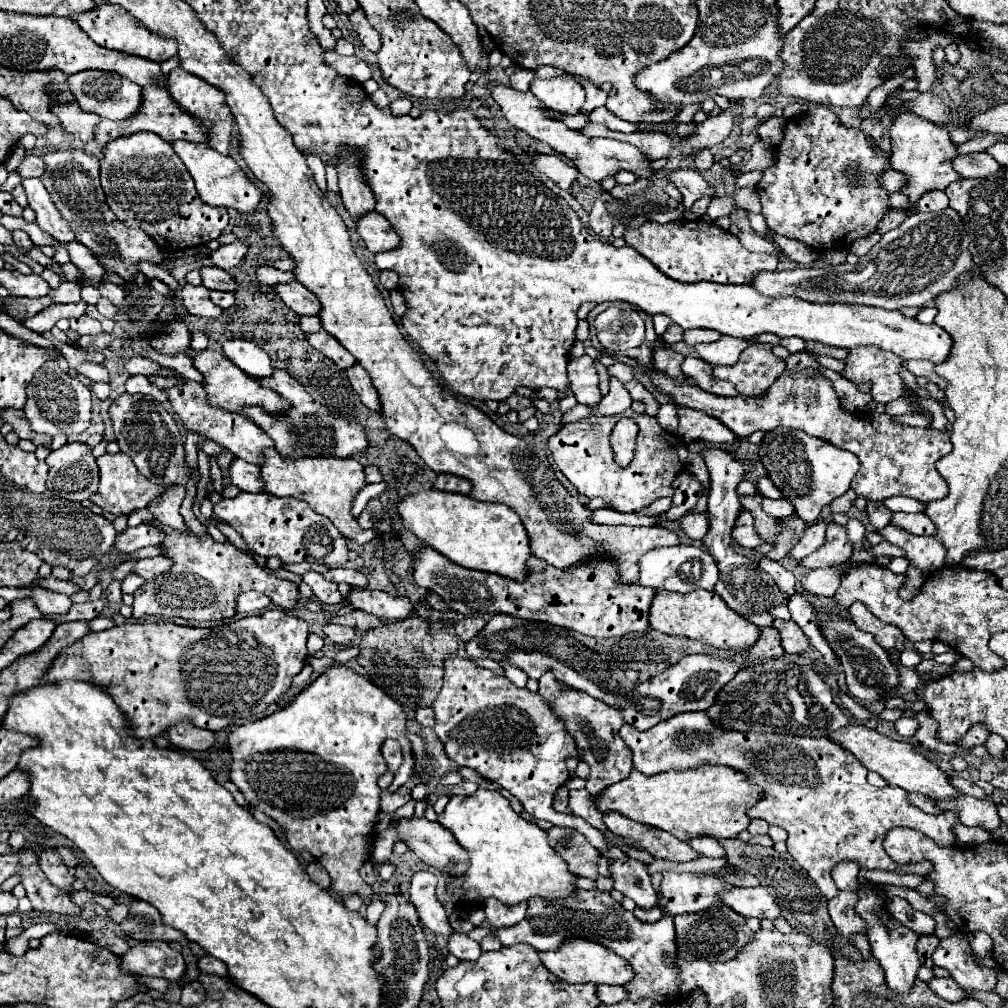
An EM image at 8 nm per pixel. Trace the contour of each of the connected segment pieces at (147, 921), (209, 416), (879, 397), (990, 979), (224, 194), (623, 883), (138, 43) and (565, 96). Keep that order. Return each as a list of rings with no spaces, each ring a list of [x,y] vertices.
[[[139,900],[129,908],[129,918],[121,924],[121,930],[129,934],[135,940],[143,942],[153,942],[153,940],[163,940],[163,942],[179,942],[183,946],[183,954],[189,956],[189,940],[185,934],[181,934],[175,928],[169,928],[163,924],[159,910],[155,910],[151,904]]]
[[[187,380],[187,384],[183,384],[183,388],[169,388],[167,390],[167,396],[171,400],[171,406],[173,406],[173,412],[179,416],[179,420],[187,426],[187,430],[191,432],[199,432],[203,436],[209,436],[211,440],[215,440],[217,444],[221,444],[223,448],[231,450],[237,458],[243,458],[251,464],[257,464],[261,466],[265,462],[265,456],[263,456],[263,450],[265,448],[271,448],[273,446],[273,440],[257,426],[253,424],[251,420],[239,416],[239,414],[233,414],[233,412],[227,412],[223,408],[217,408],[217,406],[211,406],[209,400],[207,400],[207,394],[205,394],[205,388],[199,384],[199,382],[193,382],[193,380]]]
[[[851,348],[845,378],[861,384],[861,382],[873,382],[871,396],[873,400],[881,404],[889,404],[891,400],[897,400],[903,396],[903,382],[897,374],[901,360],[891,354],[883,352],[879,348]]]
[[[955,932],[949,938],[943,938],[939,948],[933,952],[933,962],[937,966],[943,966],[951,972],[951,978],[967,992],[973,990],[983,990],[983,992],[993,992],[997,984],[997,970],[995,968],[985,968],[967,958],[969,952],[969,942],[967,934]]]
[[[177,140],[173,144],[173,148],[179,154],[179,158],[183,160],[183,164],[187,166],[189,174],[193,176],[199,196],[207,204],[235,208],[245,214],[251,214],[257,210],[257,206],[263,198],[263,192],[247,178],[247,174],[239,168],[239,164],[231,156],[223,156],[217,150],[209,148],[207,144],[193,144],[193,142],[181,142],[181,140]]]
[[[615,860],[611,862],[611,878],[615,882],[615,890],[631,898],[639,908],[657,906],[657,892],[651,886],[651,876],[643,862]]]
[[[103,4],[99,8],[95,8],[95,12],[89,12],[85,16],[71,16],[79,28],[99,46],[103,48],[111,48],[117,52],[125,52],[125,54],[133,54],[133,56],[141,56],[147,60],[155,60],[155,62],[163,62],[169,60],[171,56],[177,54],[177,42],[173,38],[163,38],[155,32],[149,32],[139,20],[135,20],[127,10],[123,10],[117,4]]]
[[[563,74],[549,80],[535,78],[531,92],[551,110],[575,114],[585,104],[585,88],[575,74]]]

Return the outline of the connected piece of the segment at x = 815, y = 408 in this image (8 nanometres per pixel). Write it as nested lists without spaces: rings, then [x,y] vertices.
[[[805,368],[803,372],[799,370],[785,370],[775,382],[773,386],[763,394],[763,396],[735,396],[735,398],[723,398],[723,396],[715,396],[709,394],[701,388],[689,386],[685,384],[671,384],[671,380],[667,380],[667,376],[663,376],[661,372],[653,372],[653,384],[669,394],[679,406],[687,406],[693,410],[701,410],[707,412],[709,416],[721,420],[723,424],[727,424],[737,436],[749,436],[755,430],[765,430],[769,432],[775,426],[787,426],[787,428],[801,428],[811,436],[823,438],[829,444],[837,446],[837,448],[845,448],[851,450],[853,454],[857,454],[861,468],[857,472],[857,476],[853,478],[851,488],[855,490],[857,496],[865,498],[865,500],[873,500],[873,502],[883,502],[885,498],[891,496],[909,496],[915,498],[919,502],[933,502],[939,498],[945,498],[949,492],[947,482],[943,480],[943,476],[937,472],[935,462],[939,458],[943,458],[945,454],[951,452],[951,434],[947,430],[935,430],[935,428],[913,428],[913,426],[905,426],[893,420],[893,416],[889,414],[873,414],[873,412],[847,412],[841,402],[839,396],[835,394],[833,382],[829,378],[825,378],[819,370],[815,368]]]

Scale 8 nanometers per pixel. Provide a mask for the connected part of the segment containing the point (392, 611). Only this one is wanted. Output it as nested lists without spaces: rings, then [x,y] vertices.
[[[351,590],[349,602],[363,612],[377,614],[389,620],[399,620],[399,618],[409,618],[413,614],[413,604],[407,596],[391,596],[387,592],[375,592],[375,590]]]

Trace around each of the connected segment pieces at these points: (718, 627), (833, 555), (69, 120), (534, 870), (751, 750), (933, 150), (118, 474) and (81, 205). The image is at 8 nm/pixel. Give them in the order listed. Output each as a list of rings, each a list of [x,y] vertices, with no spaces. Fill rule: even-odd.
[[[657,590],[655,600],[651,602],[651,628],[669,636],[685,636],[691,640],[699,640],[707,646],[721,650],[747,650],[761,636],[759,626],[745,620],[731,608],[727,608],[727,604],[723,604],[721,596],[717,596],[715,592],[703,592],[703,590],[687,594]]]
[[[829,524],[827,536],[821,548],[817,548],[813,554],[803,558],[803,566],[807,568],[825,568],[825,566],[837,566],[843,564],[851,554],[851,544],[845,534],[845,526]]]
[[[71,102],[71,104],[53,104],[51,108],[57,114],[63,130],[71,132],[83,144],[95,140],[95,126],[101,122],[99,114],[85,112],[75,102]]]
[[[477,790],[473,796],[451,796],[445,812],[439,816],[439,824],[451,830],[471,856],[467,874],[449,882],[457,902],[477,904],[495,896],[497,900],[519,904],[529,898],[567,898],[577,890],[577,874],[573,874],[567,862],[549,846],[547,832],[519,816],[499,792]]]
[[[685,712],[679,716],[673,716],[673,720],[665,720],[663,724],[657,724],[649,728],[647,732],[639,732],[629,724],[623,724],[621,738],[633,752],[633,766],[651,776],[657,772],[667,770],[687,770],[695,768],[699,764],[723,764],[735,770],[741,770],[747,774],[747,778],[755,784],[759,784],[765,790],[765,798],[755,804],[749,810],[751,818],[763,818],[769,824],[777,824],[787,830],[787,850],[789,854],[799,862],[801,868],[815,880],[819,890],[827,900],[839,894],[839,888],[835,886],[831,878],[831,870],[839,862],[857,862],[863,870],[887,870],[903,874],[901,866],[895,866],[895,862],[887,856],[883,850],[883,840],[889,830],[897,826],[913,828],[935,840],[939,846],[953,846],[955,834],[953,828],[959,824],[959,816],[953,812],[931,816],[913,806],[907,800],[907,792],[901,788],[875,788],[867,782],[867,768],[851,756],[841,744],[835,744],[829,738],[803,738],[803,736],[791,736],[791,734],[761,734],[761,732],[719,732],[717,726],[707,720],[705,712]]]
[[[901,88],[893,90],[887,98],[887,108],[897,108],[891,116],[893,116],[893,124],[891,124],[891,166],[899,172],[903,172],[907,176],[907,186],[901,190],[903,194],[909,196],[911,206],[919,200],[921,194],[925,194],[927,190],[945,190],[951,182],[961,180],[961,176],[953,170],[951,160],[957,154],[957,144],[953,144],[951,134],[947,132],[945,126],[937,126],[931,120],[919,118],[917,114],[909,112],[909,110],[901,110],[903,100],[899,100],[895,94],[901,92]]]
[[[117,452],[117,454],[103,454],[97,458],[97,466],[99,466],[99,474],[101,474],[101,482],[99,482],[99,490],[91,496],[91,500],[103,508],[105,512],[111,512],[115,516],[121,516],[121,514],[131,514],[133,510],[139,510],[139,508],[147,508],[153,500],[161,498],[165,494],[165,490],[169,486],[161,486],[161,484],[155,484],[151,480],[147,480],[143,474],[139,474],[139,470],[135,468],[133,460],[127,458],[123,452]]]
[[[57,150],[43,156],[45,174],[41,176],[43,186],[49,190],[53,204],[61,212],[61,216],[71,224],[77,242],[91,248],[93,254],[101,258],[101,264],[107,272],[119,272],[119,276],[135,276],[137,262],[147,260],[159,264],[163,258],[163,250],[147,236],[141,228],[123,226],[117,216],[109,210],[105,202],[105,194],[99,182],[99,160],[89,156],[85,150]]]

